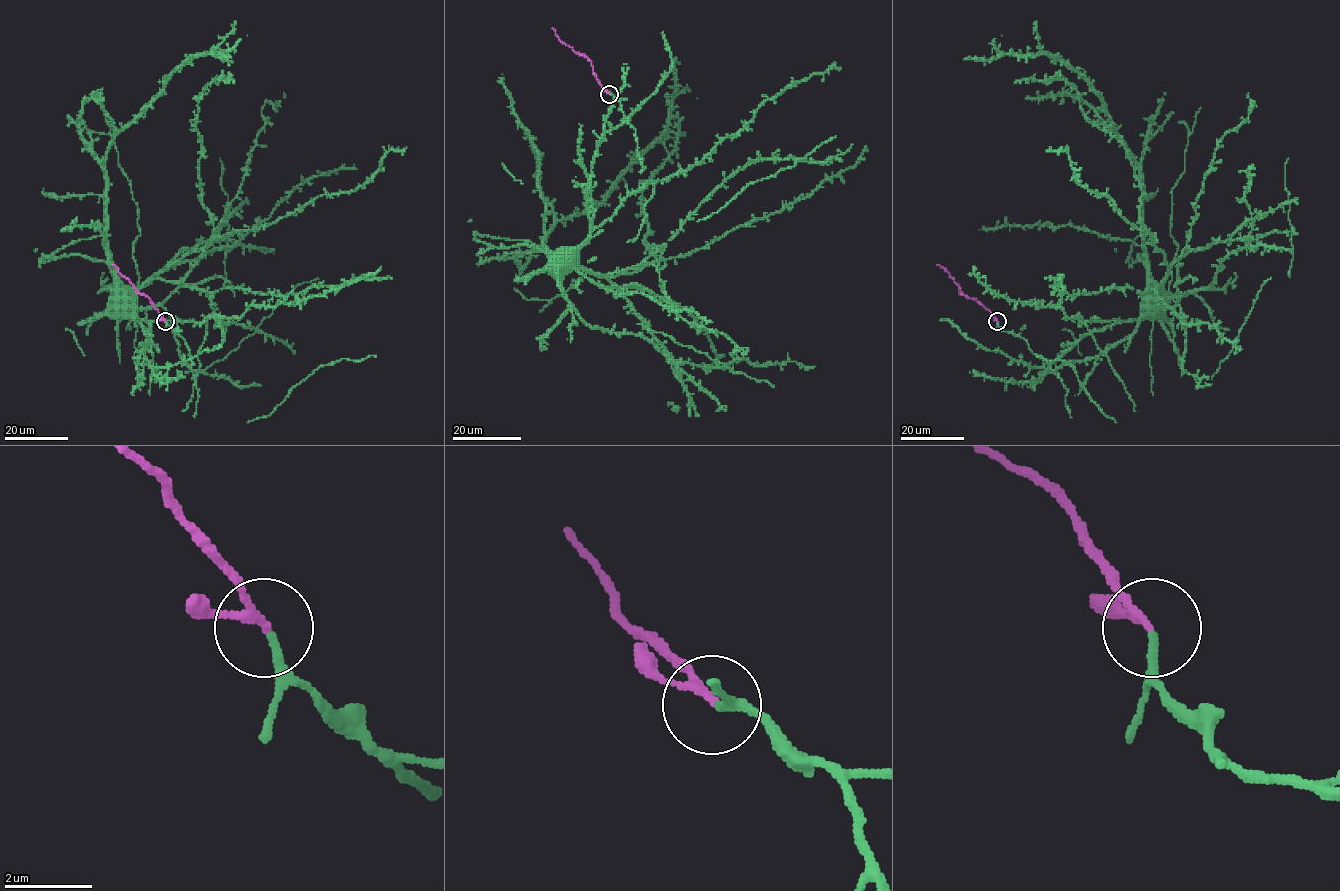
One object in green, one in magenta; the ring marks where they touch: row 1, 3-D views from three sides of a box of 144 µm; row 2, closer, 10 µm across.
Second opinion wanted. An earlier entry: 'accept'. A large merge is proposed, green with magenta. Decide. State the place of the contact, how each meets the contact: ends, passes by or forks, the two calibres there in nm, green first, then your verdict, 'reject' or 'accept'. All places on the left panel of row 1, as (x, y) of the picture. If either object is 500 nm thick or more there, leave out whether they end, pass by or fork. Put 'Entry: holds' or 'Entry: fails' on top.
Entry: holds
at (165, 321); green ends there; magenta passes by; 200 nm thick on the green side, 150 nm on the other; accept

